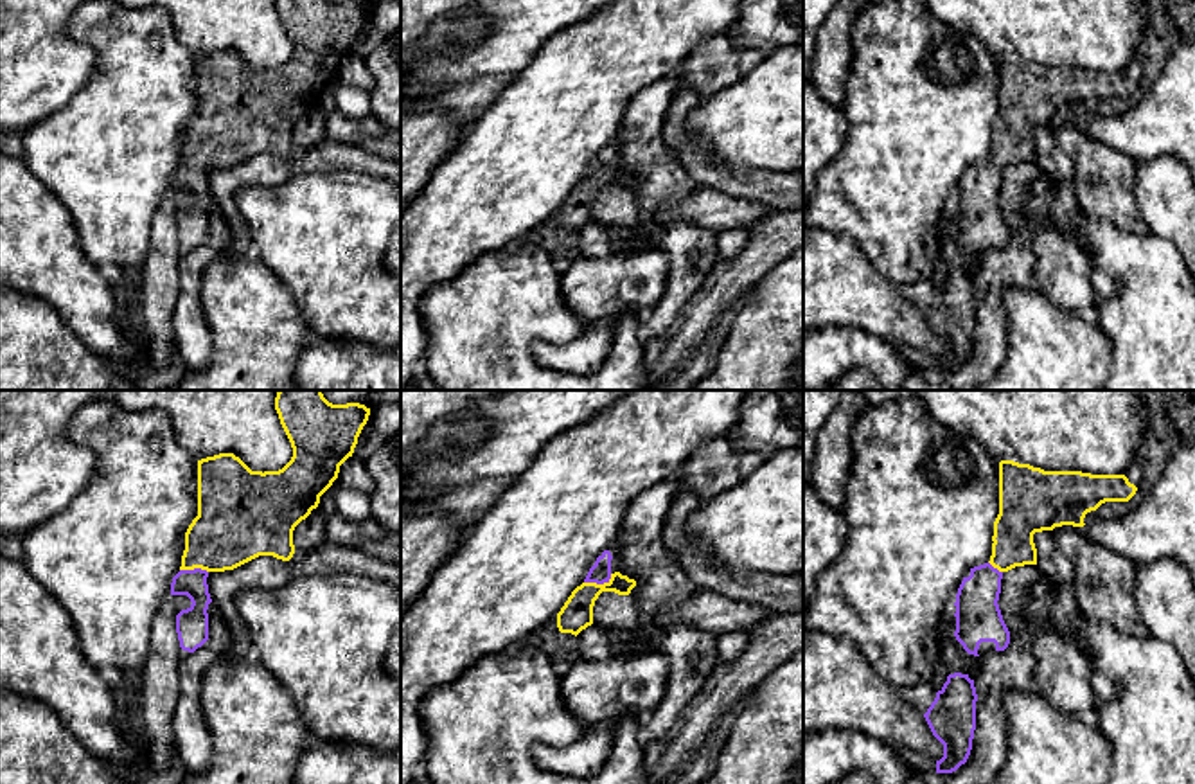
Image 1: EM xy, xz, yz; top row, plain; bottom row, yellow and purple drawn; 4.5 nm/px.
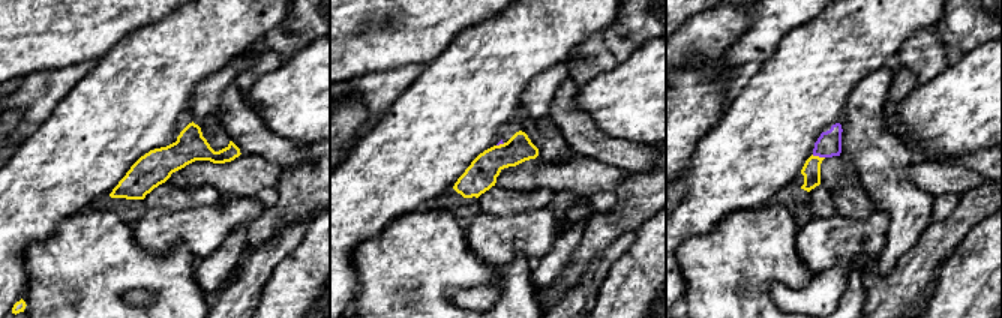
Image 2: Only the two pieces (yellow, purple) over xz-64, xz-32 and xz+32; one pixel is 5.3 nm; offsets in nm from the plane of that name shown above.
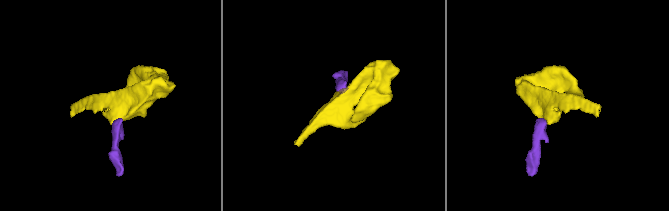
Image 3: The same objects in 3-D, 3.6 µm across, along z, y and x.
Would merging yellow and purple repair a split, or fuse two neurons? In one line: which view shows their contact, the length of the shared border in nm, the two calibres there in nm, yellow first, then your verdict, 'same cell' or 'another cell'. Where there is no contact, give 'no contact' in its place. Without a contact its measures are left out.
xz | 130 nm | 140/100 nm | same cell

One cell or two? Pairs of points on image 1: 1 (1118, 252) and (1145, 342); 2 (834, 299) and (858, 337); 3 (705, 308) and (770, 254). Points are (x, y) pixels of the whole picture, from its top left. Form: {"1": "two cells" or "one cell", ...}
{"1": "one cell", "2": "two cells", "3": "one cell"}

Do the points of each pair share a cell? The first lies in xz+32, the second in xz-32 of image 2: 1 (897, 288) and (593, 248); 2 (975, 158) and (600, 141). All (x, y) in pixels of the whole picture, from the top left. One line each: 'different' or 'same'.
1: same
2: same

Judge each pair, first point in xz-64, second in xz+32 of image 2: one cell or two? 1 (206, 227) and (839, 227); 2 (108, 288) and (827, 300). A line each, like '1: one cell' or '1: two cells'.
1: one cell
2: two cells

